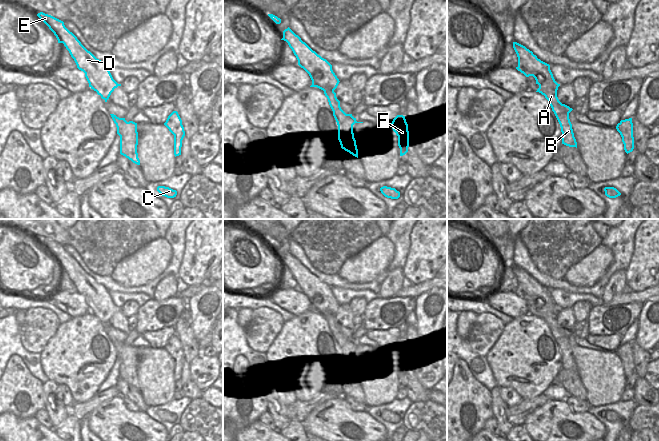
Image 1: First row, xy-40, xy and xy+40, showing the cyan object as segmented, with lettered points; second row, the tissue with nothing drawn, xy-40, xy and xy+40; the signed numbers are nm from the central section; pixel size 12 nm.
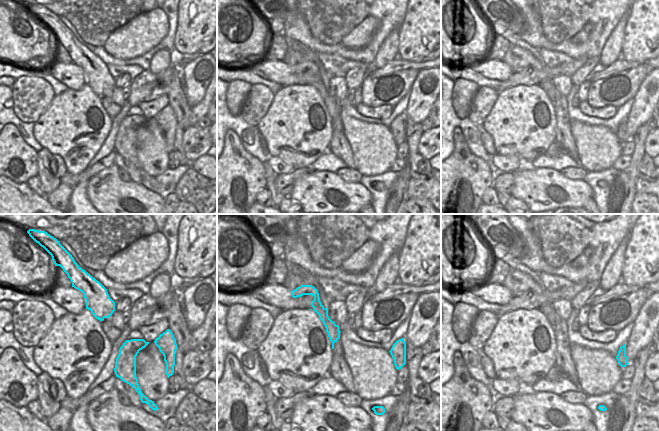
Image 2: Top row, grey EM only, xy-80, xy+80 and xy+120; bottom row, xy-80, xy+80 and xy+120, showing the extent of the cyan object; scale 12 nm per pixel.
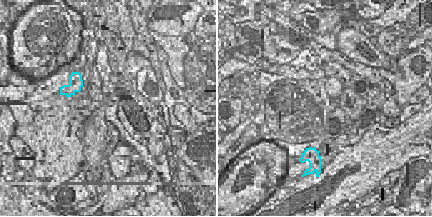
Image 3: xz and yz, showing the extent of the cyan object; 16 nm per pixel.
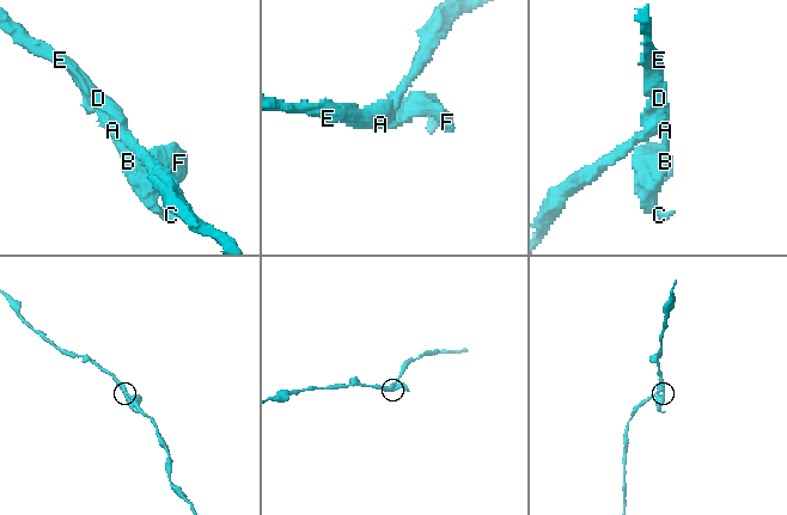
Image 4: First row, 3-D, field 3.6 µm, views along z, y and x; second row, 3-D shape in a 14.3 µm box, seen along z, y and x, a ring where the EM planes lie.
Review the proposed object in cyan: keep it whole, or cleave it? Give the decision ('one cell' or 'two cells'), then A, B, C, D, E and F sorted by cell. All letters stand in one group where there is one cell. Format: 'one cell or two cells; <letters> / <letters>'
two cells; A B C F / D E

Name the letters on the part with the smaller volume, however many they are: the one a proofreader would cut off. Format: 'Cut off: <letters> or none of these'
Cut off: A, B, C, F.

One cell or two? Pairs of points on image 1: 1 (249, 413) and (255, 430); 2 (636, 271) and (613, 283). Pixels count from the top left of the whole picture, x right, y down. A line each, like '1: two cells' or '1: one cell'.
1: two cells
2: two cells

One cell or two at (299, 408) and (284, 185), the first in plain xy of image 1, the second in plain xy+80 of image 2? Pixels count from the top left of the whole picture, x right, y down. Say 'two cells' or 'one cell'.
one cell

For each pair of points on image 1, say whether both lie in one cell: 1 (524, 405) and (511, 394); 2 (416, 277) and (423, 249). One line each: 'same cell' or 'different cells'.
1: different cells
2: same cell

